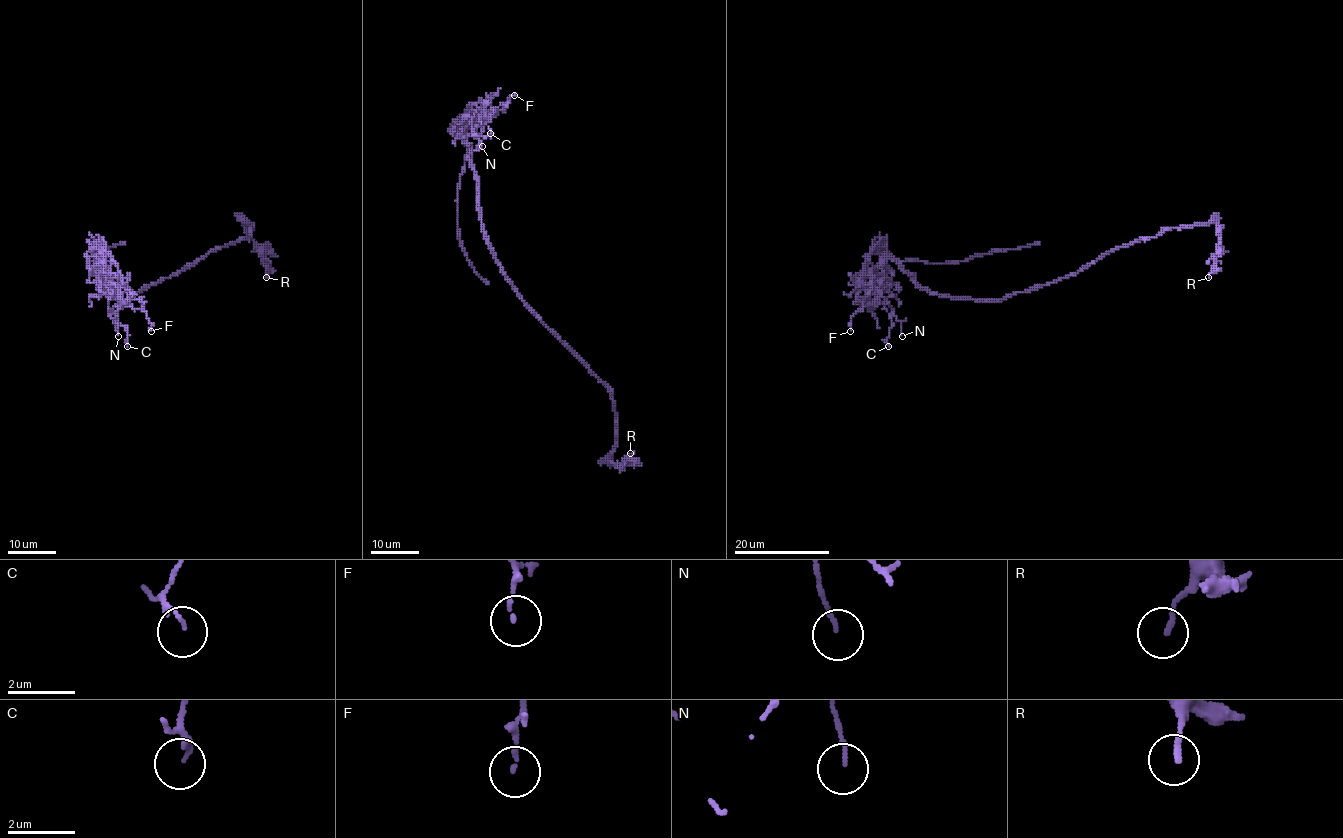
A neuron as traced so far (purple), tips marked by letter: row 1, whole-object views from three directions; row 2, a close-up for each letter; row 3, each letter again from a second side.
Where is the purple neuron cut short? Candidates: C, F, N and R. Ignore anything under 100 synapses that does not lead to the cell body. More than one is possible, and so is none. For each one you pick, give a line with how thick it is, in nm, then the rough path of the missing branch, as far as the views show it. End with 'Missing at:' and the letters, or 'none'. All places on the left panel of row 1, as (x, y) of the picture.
Missing at: none

